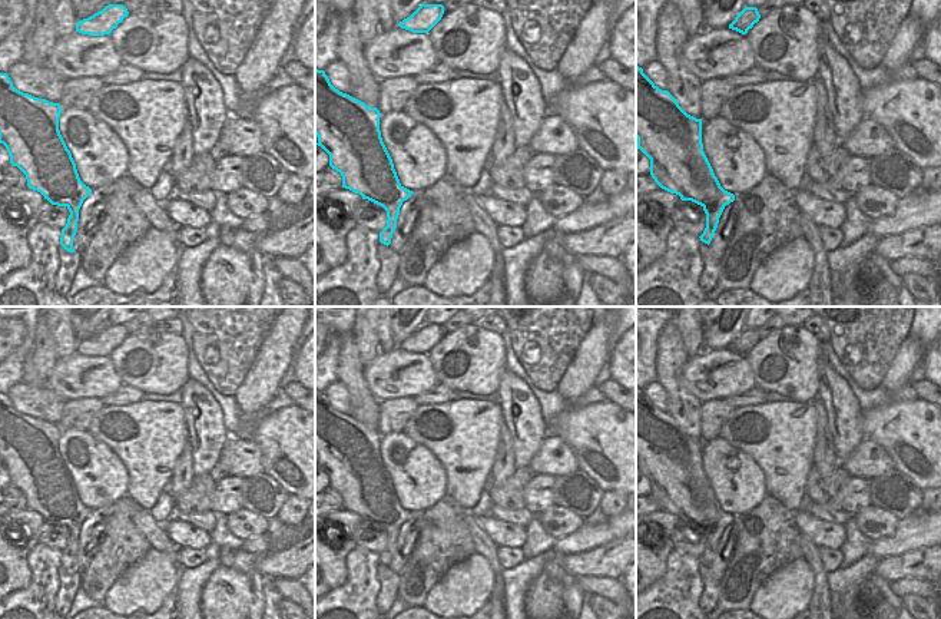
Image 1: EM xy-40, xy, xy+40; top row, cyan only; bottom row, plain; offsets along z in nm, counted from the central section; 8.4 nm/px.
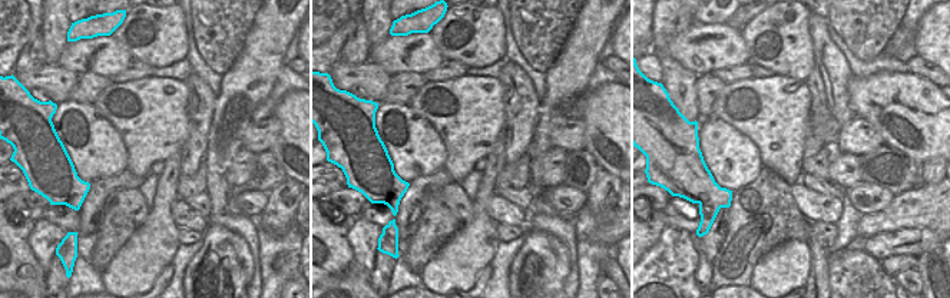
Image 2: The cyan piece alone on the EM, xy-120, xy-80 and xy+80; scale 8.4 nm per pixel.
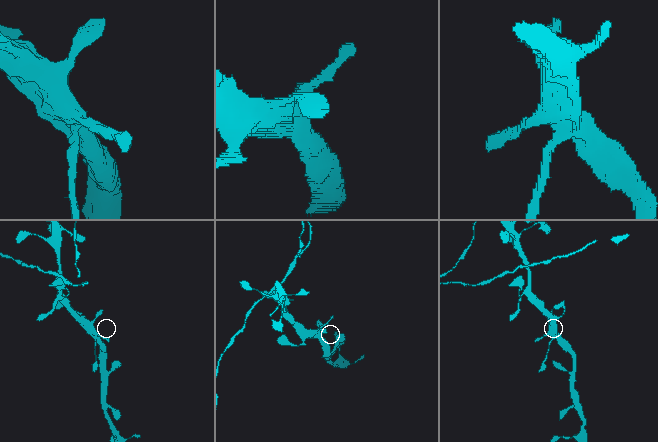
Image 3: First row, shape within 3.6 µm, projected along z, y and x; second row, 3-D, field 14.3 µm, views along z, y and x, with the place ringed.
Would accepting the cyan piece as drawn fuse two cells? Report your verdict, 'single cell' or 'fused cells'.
single cell

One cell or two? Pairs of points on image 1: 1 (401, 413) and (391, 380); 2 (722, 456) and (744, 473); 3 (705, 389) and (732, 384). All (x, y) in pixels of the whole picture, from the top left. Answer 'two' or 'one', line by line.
1: two
2: one
3: one

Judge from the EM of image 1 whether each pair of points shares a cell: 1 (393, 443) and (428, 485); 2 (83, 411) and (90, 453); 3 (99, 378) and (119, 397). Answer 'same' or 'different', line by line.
1: same
2: different
3: different

